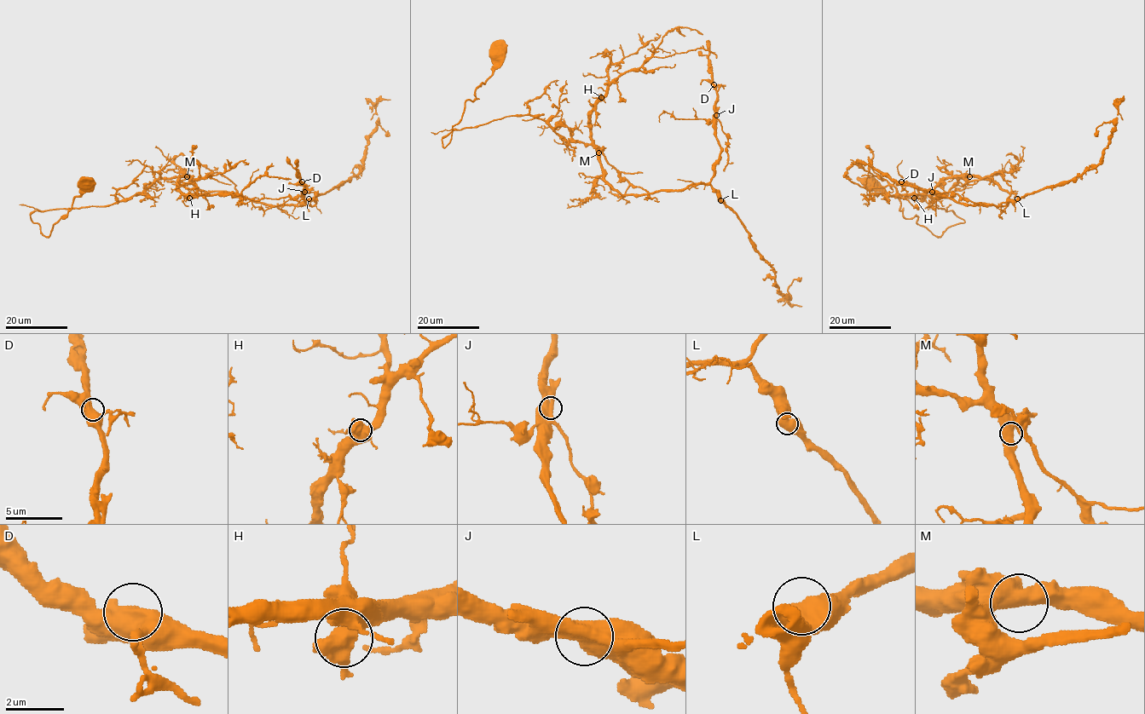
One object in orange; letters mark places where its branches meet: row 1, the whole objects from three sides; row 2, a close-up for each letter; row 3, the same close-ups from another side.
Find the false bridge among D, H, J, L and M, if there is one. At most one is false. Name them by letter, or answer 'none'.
J

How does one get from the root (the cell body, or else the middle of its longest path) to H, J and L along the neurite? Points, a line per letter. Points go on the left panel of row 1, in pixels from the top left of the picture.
H: (84, 183), (44, 236), (31, 221), (34, 211), (109, 206), (179, 176), (189, 198)
J: (84, 183), (44, 236), (34, 211), (109, 206), (159, 179), (275, 206), (308, 205), (304, 192)
L: (84, 183), (44, 236), (34, 211), (109, 206), (159, 179), (186, 176), (208, 192), (275, 206), (309, 198)

